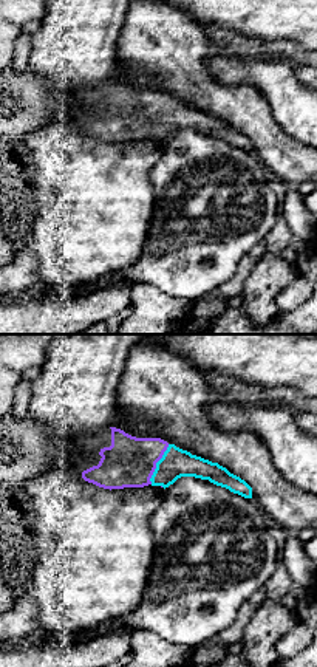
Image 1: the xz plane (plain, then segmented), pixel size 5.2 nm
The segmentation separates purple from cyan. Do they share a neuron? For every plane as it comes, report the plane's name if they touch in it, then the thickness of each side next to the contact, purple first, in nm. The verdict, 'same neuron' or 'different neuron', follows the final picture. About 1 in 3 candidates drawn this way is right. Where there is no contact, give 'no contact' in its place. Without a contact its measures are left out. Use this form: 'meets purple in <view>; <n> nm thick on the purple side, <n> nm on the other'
meets purple in xz; 260 nm thick on the purple side, 160 nm on the other

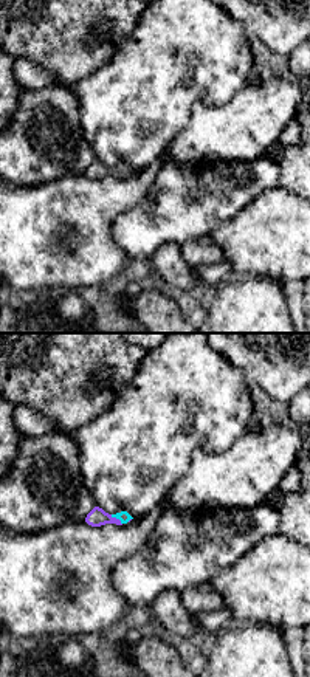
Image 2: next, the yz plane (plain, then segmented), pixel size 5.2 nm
meets purple in yz; 90 nm thick on the purple side, 60 nm on the other

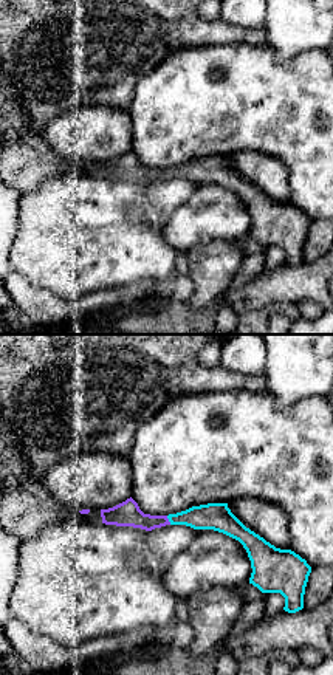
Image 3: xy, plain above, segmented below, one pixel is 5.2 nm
meets purple in xy; 130 nm thick on the purple side, 140 nm on the other

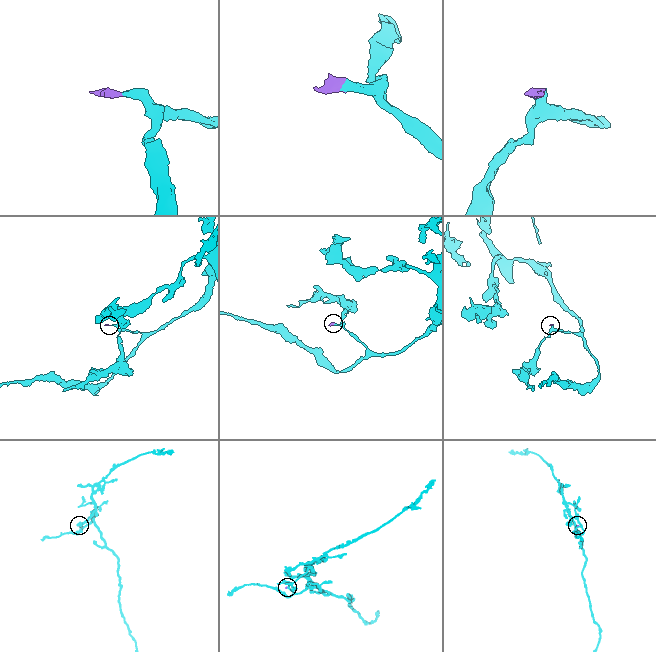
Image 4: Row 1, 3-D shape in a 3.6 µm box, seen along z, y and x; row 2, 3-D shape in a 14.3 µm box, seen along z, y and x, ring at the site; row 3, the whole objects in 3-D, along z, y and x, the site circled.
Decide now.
same neuron

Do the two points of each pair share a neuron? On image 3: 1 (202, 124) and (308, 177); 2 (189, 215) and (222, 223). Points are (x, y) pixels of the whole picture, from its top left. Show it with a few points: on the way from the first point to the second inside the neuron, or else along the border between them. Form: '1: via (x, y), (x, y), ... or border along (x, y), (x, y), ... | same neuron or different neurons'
1: via (230, 126), (262, 126), (285, 149) | same neuron
2: via (197, 217), (214, 217) | same neuron

